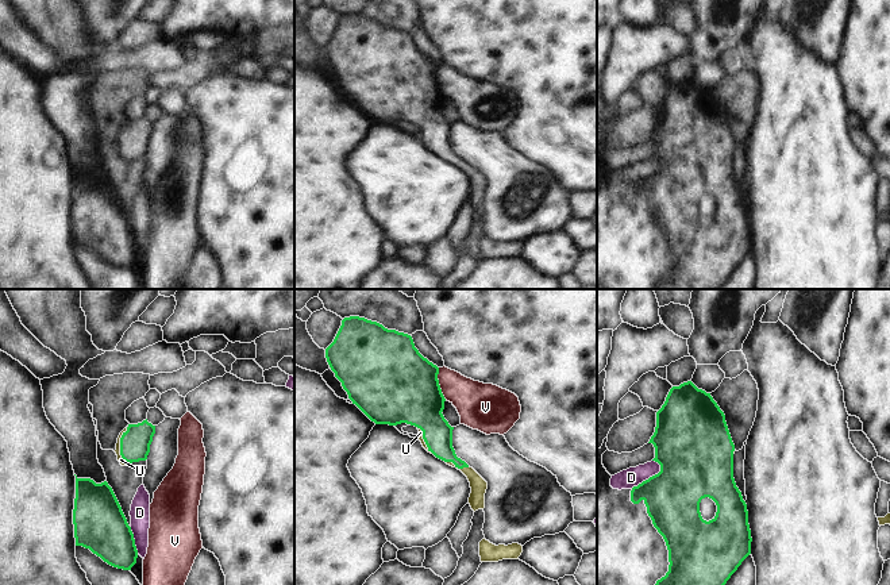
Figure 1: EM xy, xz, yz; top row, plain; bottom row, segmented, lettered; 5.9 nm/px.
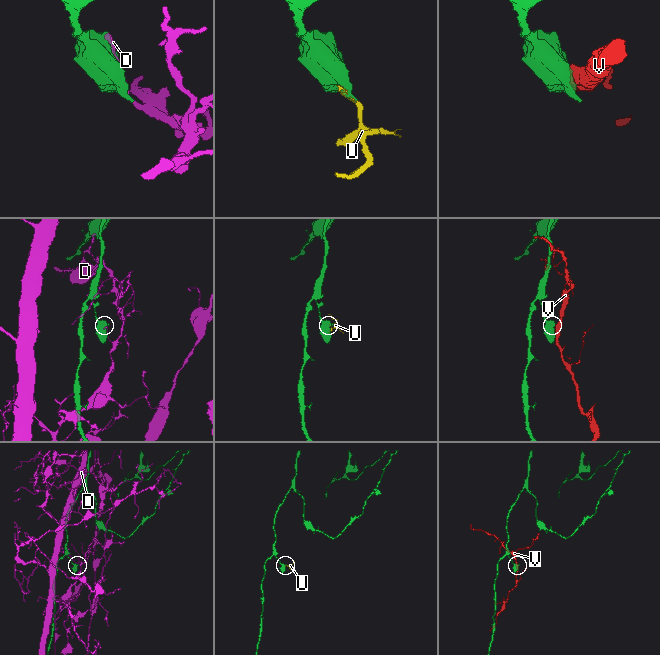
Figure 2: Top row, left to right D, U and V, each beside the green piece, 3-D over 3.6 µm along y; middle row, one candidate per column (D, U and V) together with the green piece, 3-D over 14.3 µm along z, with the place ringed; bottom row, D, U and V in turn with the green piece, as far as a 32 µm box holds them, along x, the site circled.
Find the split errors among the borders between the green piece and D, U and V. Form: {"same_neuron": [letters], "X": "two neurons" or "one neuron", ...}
{"same_neuron": ["U"], "D": "two neurons", "U": "one neuron", "V": "two neurons"}

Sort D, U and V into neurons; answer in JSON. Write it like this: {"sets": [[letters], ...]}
{"sets": [["D"], ["U"], ["V"]]}

